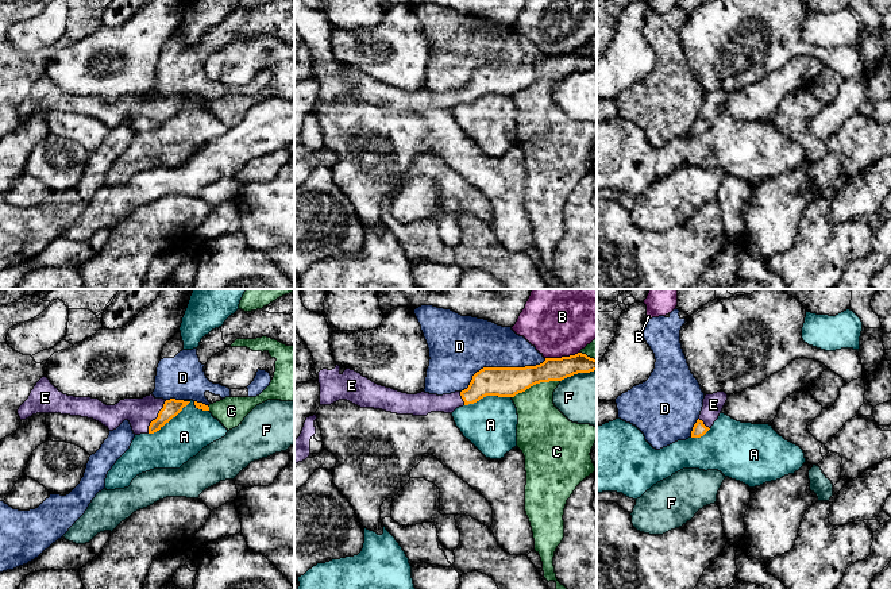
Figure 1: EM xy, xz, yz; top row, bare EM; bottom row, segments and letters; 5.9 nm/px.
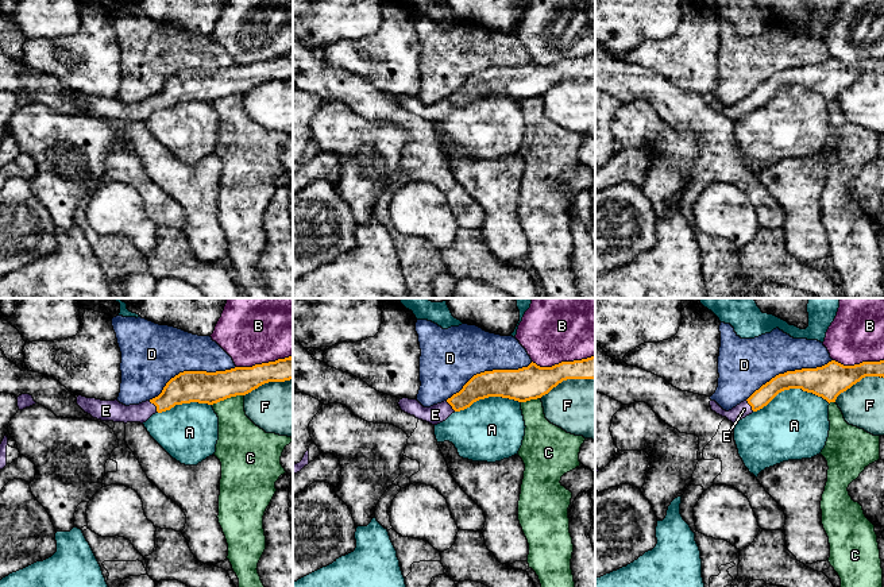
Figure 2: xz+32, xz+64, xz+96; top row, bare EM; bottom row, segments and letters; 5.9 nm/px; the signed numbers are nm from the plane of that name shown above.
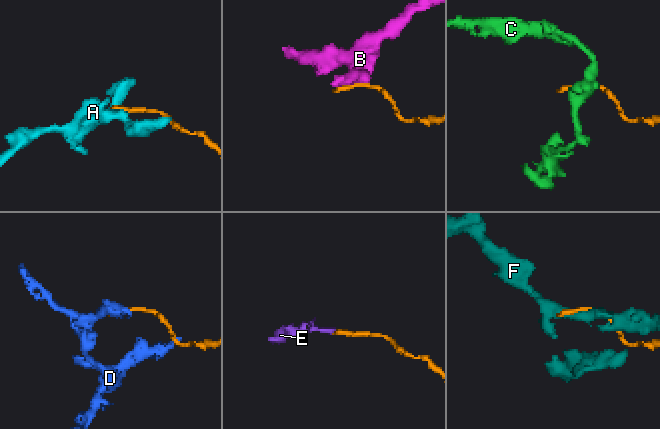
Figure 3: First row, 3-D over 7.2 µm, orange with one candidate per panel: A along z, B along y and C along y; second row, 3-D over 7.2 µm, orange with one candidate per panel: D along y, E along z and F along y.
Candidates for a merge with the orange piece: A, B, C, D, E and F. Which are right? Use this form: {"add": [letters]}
{"add": ["E"]}

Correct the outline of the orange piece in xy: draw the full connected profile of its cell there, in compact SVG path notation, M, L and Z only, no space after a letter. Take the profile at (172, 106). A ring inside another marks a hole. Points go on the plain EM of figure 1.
M42 74L28 96L19 104L20 118L36 111L61 111L93 116L109 128L128 118L135 132L154 131L176 115L190 99L155 96L124 96L115 103L107 103L99 96L63 92L47 74Z

